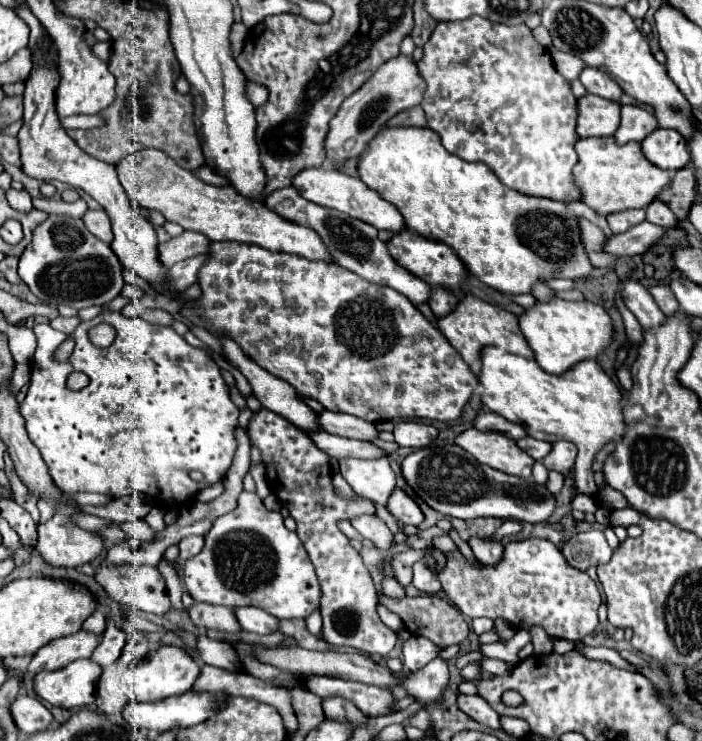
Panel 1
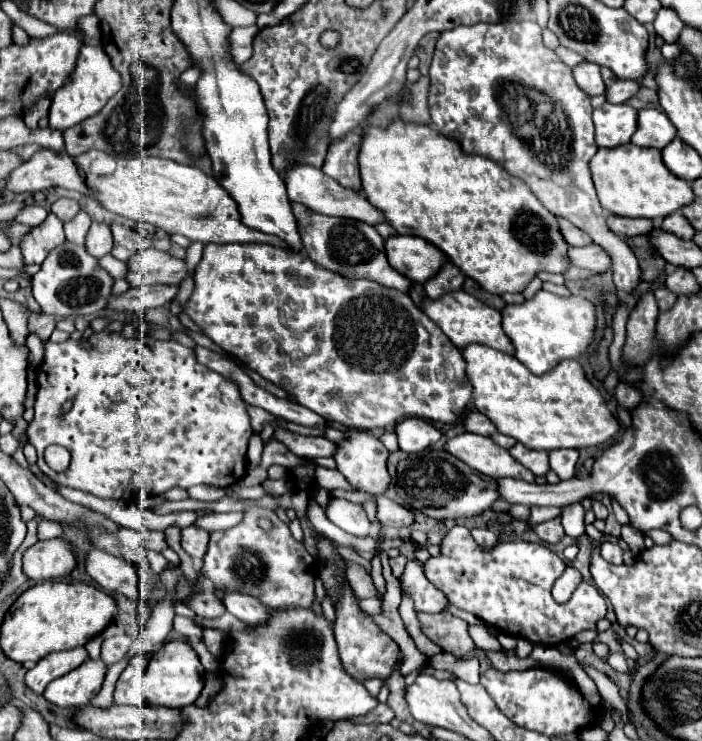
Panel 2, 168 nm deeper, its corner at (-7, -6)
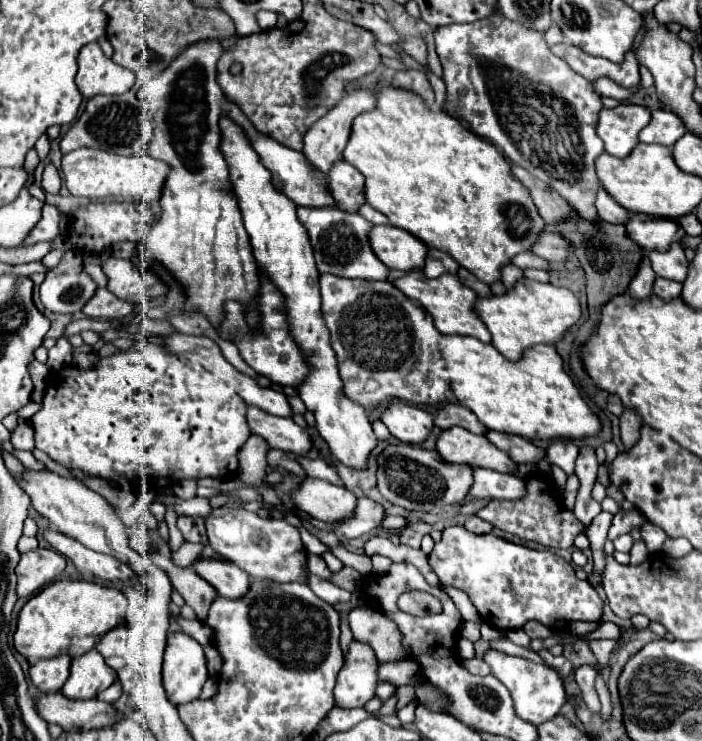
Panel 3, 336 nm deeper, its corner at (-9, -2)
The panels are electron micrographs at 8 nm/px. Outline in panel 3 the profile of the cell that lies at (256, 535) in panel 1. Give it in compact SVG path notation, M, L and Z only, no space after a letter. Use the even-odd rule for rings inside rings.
M216 508L206 518L206 530L212 550L220 560L232 562L252 578L272 582L300 582L308 584L308 552L300 540L300 534L286 520L264 520L250 510L226 510Z

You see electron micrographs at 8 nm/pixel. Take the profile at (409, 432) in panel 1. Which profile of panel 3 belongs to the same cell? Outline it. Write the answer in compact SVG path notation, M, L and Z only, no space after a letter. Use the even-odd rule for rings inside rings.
M392 402L382 422L392 436L406 444L422 444L434 430L434 416L430 412L404 402Z

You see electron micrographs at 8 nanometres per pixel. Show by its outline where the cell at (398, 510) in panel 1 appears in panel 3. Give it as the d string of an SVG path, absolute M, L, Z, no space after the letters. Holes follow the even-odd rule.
M358 498L358 510L356 510L354 518L350 518L350 522L338 524L338 530L346 538L356 538L356 536L376 530L382 524L382 520L384 520L382 504L378 504L370 498Z

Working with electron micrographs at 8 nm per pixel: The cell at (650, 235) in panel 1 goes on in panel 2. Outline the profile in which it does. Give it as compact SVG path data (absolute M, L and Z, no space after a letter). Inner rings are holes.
M588 244L582 248L568 248L568 262L572 266L586 268L592 272L604 272L610 268L608 254L596 244Z

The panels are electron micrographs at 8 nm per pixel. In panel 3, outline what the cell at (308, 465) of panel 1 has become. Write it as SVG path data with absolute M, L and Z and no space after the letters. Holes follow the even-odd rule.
M352 638L344 654L344 666L338 672L334 698L340 708L364 706L378 684L378 658L370 644Z

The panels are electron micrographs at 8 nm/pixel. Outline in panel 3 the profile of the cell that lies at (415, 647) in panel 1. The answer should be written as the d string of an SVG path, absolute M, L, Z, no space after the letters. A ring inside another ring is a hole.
M412 700L412 702L408 702L404 708L400 708L400 710L397 711L397 716L402 720L402 724L410 724L410 722L414 722L416 706L418 706L418 702Z

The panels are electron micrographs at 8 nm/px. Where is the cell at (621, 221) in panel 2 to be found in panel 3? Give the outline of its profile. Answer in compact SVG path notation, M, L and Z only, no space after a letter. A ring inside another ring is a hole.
M604 188L598 190L598 196L596 196L596 208L598 208L598 214L602 220L610 222L610 224L626 224L630 220L630 212L624 210L618 202L614 202Z

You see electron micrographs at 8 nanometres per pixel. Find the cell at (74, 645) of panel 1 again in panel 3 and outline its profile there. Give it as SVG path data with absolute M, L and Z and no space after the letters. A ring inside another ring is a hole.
M66 654L50 660L40 660L30 668L30 680L42 692L58 692L70 674L70 664L72 658Z

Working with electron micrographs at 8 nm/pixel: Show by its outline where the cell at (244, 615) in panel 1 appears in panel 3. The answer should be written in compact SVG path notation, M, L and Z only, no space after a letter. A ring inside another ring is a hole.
M196 560L194 570L204 580L208 580L224 598L242 598L250 590L250 576L230 562Z

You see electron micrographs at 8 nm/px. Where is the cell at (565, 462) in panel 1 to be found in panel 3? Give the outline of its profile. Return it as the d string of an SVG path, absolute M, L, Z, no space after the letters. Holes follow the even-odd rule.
M558 440L558 442L552 442L546 448L546 460L550 464L560 466L568 476L574 474L576 456L578 456L578 446L574 442L562 442L562 440Z

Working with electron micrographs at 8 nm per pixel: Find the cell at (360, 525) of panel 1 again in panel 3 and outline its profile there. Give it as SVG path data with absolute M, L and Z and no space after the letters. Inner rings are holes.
M304 478L292 492L292 498L296 508L330 524L352 518L356 510L356 496L350 490L316 478Z

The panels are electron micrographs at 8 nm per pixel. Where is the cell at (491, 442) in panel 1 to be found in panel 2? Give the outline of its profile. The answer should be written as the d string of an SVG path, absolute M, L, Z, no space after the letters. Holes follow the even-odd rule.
M462 432L454 438L450 438L444 444L444 450L452 456L460 458L464 464L472 466L480 474L486 474L490 478L502 478L508 474L528 474L528 476L508 476L508 478L522 478L524 482L534 482L534 474L528 472L520 462L516 462L508 450L500 448L486 436Z

